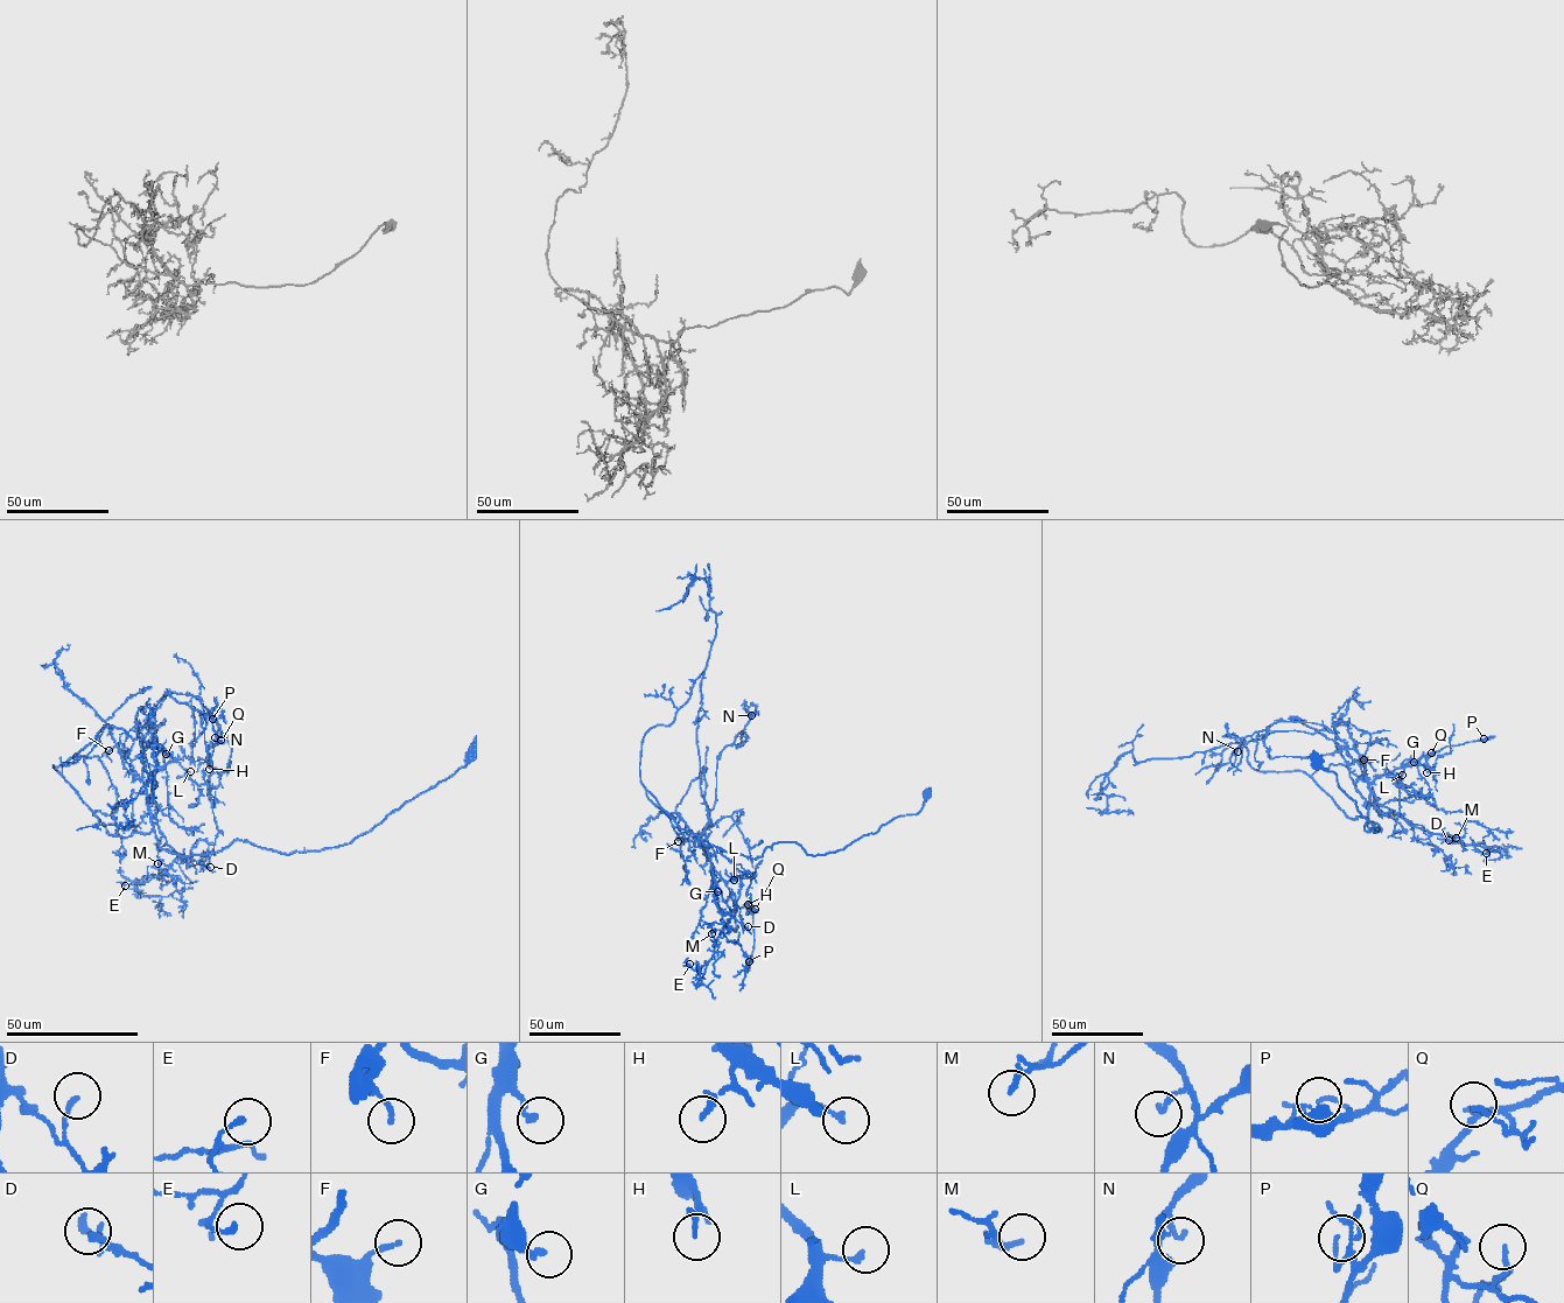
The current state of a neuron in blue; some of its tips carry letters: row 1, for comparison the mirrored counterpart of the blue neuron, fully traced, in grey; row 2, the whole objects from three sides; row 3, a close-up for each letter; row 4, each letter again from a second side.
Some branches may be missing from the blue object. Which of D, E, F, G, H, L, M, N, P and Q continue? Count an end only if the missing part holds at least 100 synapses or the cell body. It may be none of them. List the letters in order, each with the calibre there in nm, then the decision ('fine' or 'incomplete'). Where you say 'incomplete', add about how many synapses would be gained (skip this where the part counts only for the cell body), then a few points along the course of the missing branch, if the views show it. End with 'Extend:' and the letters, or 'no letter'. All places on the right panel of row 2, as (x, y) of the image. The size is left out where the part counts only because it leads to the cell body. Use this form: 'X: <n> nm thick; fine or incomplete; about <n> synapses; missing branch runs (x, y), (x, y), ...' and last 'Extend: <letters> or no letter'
D: 160 nm thick; fine
E: 170 nm thick; fine
F: 150 nm thick; fine
G: 170 nm thick; fine
H: 200 nm thick; fine
L: 160 nm thick; fine
M: 130 nm thick; fine
N: 160 nm thick; fine
P: 100 nm thick; fine
Q: 150 nm thick; fine
Extend: no letter

